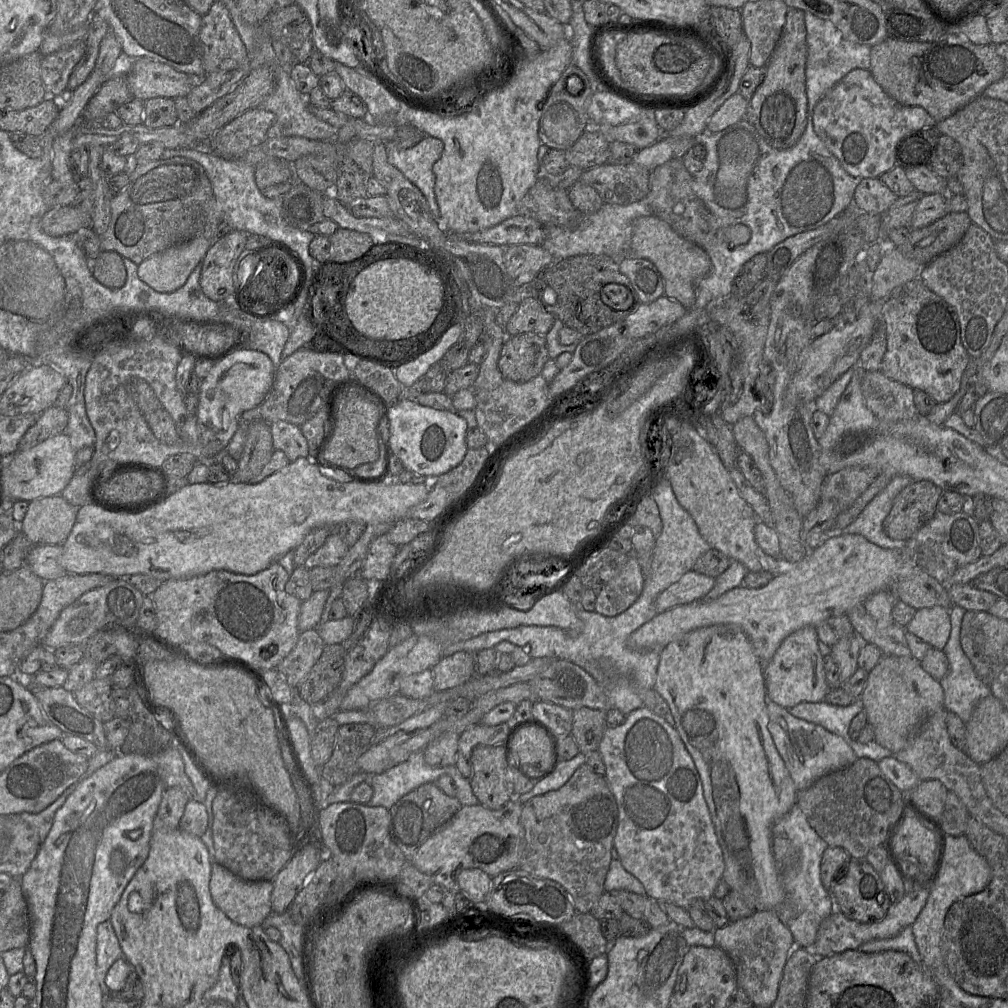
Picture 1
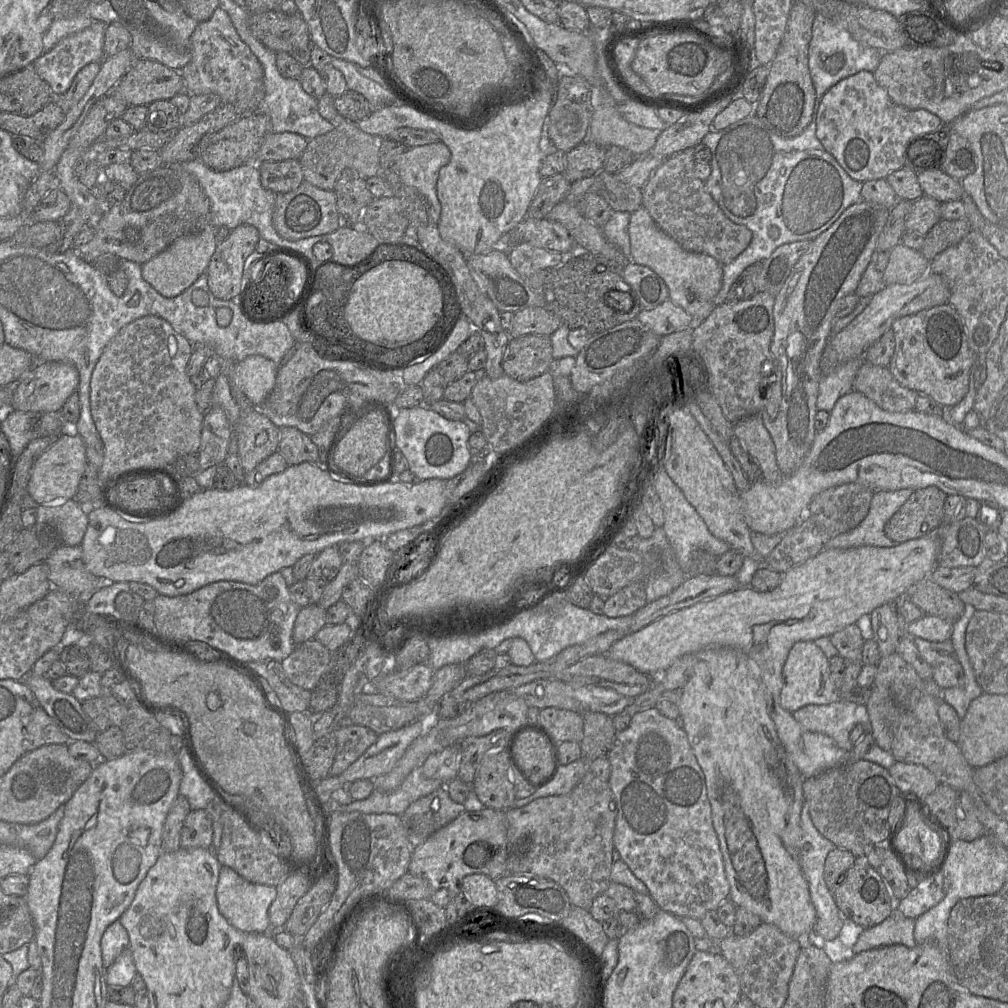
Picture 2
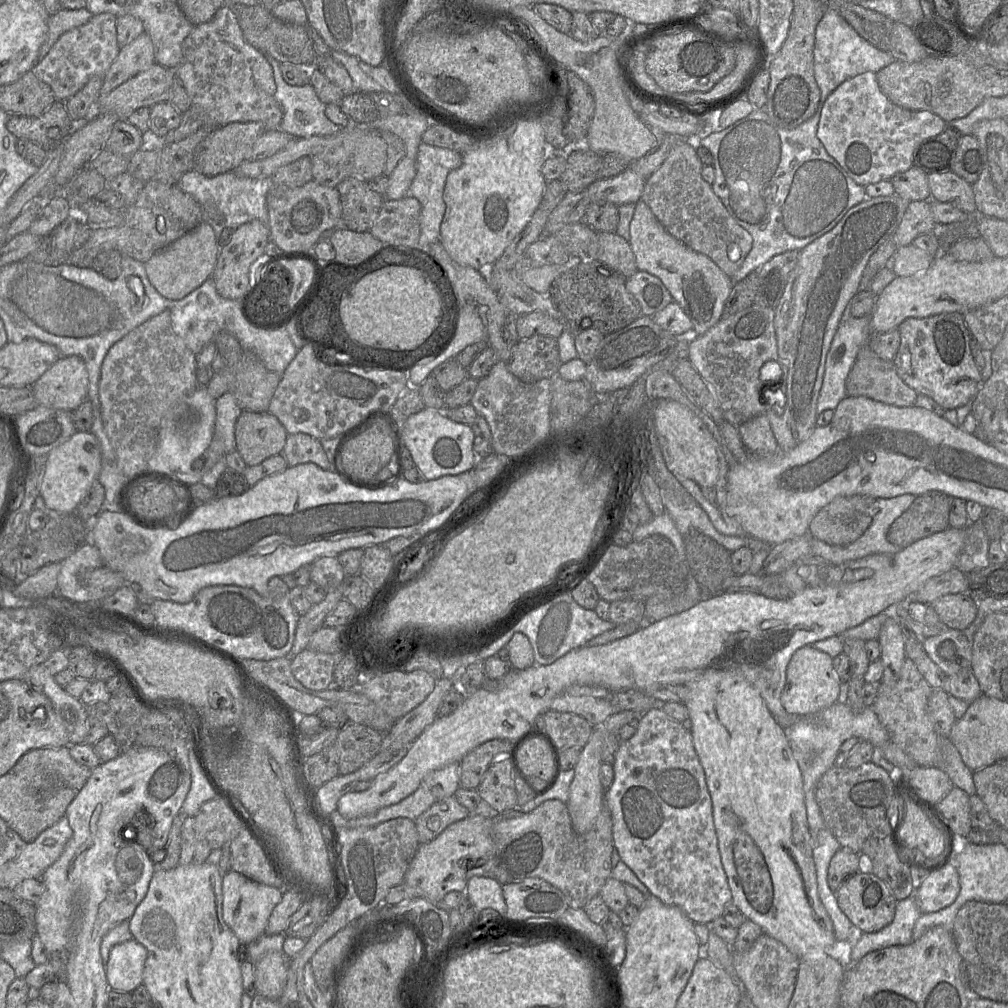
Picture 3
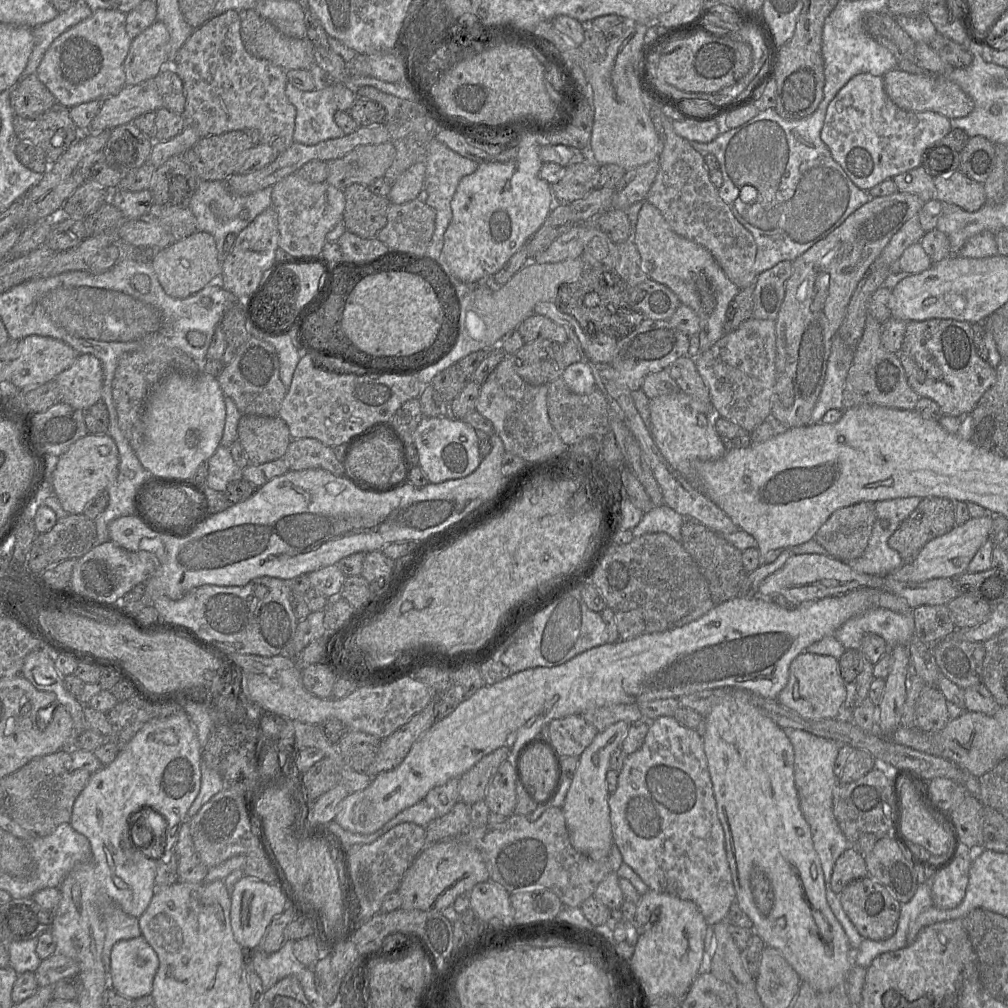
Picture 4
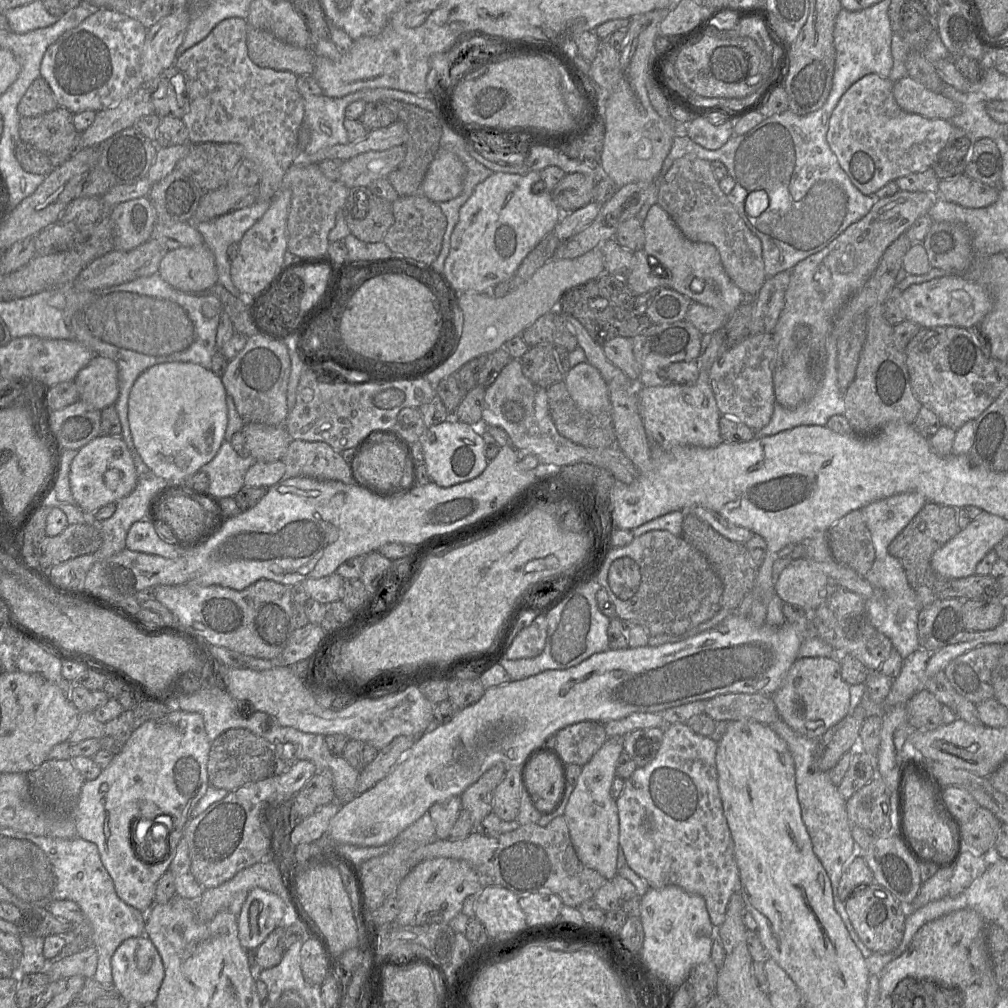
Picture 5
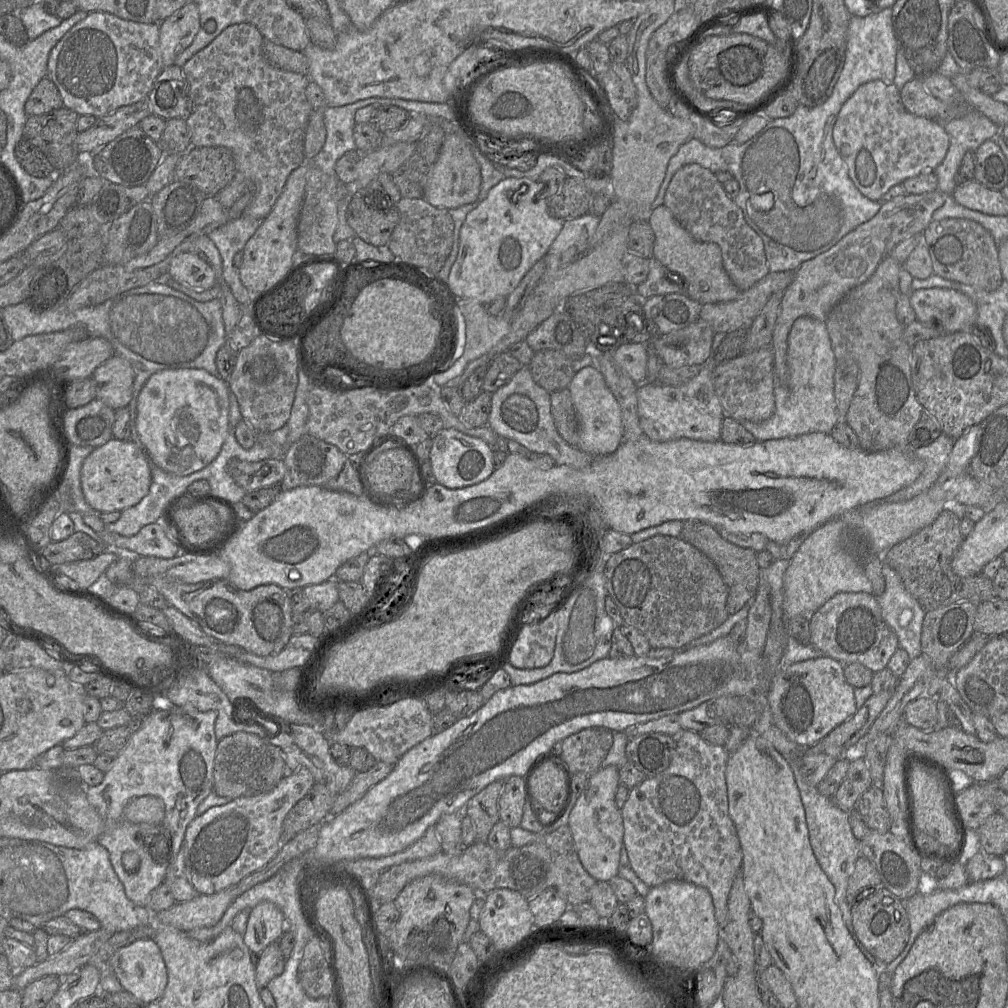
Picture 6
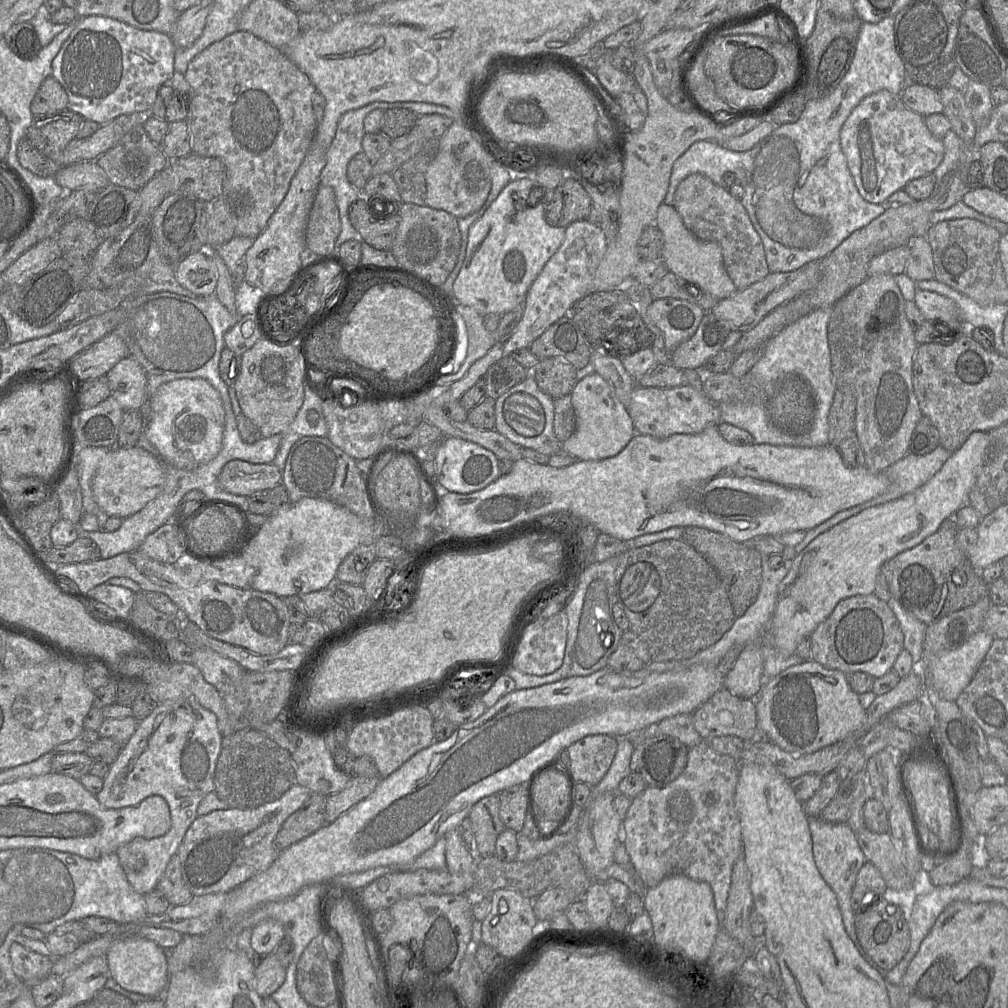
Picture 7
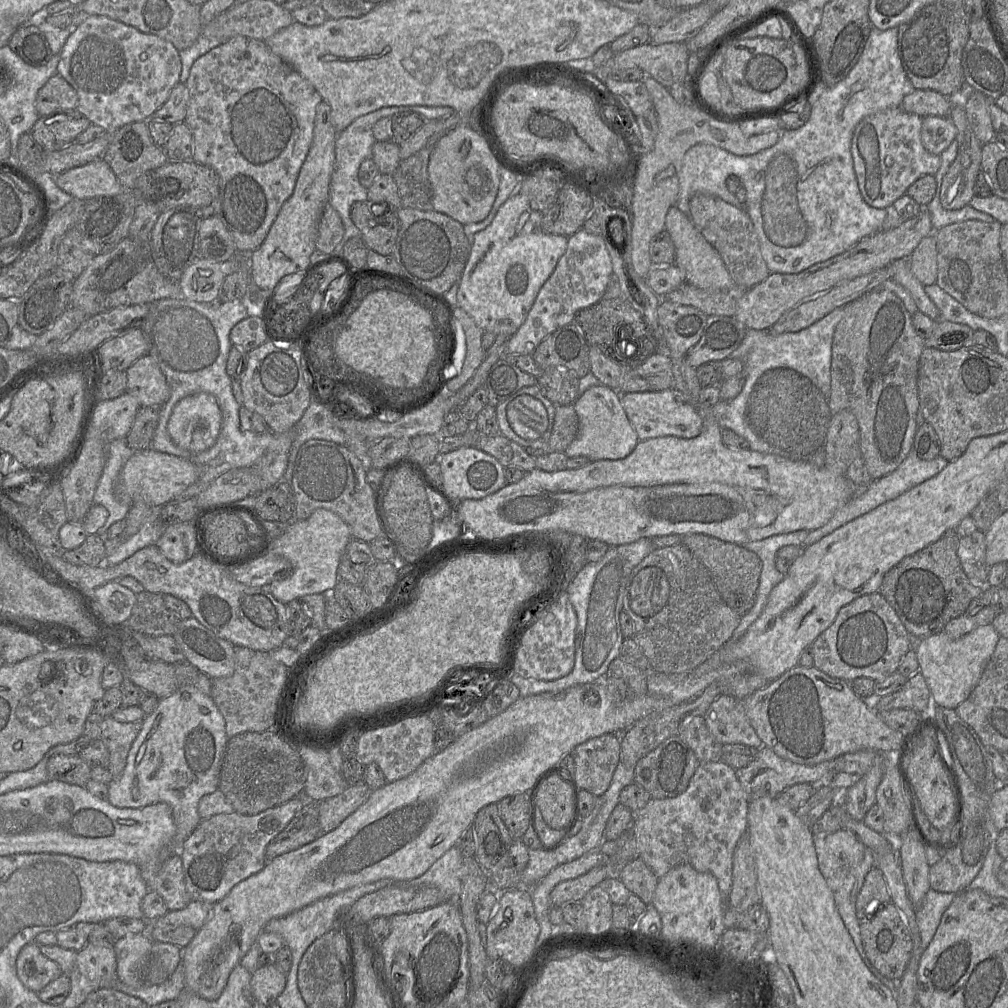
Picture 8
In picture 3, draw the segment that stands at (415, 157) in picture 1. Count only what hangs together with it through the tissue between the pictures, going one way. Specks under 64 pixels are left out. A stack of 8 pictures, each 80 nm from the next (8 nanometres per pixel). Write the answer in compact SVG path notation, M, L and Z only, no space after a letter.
M421 143L416 158L416 175L413 179L409 195L416 198L421 204L420 238L416 248L428 253L430 244L440 241L440 227L445 214L443 191L448 174L461 166L462 154L426 143Z

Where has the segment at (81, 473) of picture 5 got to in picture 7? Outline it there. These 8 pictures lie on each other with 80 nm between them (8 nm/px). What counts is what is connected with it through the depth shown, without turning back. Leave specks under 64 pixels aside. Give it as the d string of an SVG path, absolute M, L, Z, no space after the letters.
M138 446L110 448L101 461L92 482L92 493L99 508L106 514L119 518L129 517L140 511L163 489L165 482L165 464Z

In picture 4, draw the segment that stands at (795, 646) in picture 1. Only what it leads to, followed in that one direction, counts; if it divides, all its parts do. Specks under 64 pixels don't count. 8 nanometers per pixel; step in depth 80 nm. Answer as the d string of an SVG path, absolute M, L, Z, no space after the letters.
M802 652L791 663L787 685L777 701L803 718L837 718L846 699L845 681L839 673L838 660L833 656Z

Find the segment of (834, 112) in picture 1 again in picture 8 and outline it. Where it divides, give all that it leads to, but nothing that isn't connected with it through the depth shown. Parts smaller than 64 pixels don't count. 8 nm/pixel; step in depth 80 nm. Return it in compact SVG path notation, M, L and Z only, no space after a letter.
M902 108L887 109L868 115L856 126L851 153L860 192L874 208L889 208L906 194L916 180L934 175L941 165L941 156L929 153L921 142L922 117Z

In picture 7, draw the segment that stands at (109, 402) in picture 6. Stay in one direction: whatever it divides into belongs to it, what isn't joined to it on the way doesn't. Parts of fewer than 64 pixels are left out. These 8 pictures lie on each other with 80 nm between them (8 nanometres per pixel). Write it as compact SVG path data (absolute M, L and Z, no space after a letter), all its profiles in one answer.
M132 357L120 360L107 374L110 397L124 410L145 407L148 399L147 378L142 366Z

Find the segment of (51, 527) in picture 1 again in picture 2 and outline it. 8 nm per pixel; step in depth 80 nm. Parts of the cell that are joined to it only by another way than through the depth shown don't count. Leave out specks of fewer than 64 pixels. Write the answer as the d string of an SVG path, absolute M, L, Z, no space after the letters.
M75 499L57 506L39 505L36 525L55 526L64 545L80 545L88 525L88 513L92 509L81 507Z

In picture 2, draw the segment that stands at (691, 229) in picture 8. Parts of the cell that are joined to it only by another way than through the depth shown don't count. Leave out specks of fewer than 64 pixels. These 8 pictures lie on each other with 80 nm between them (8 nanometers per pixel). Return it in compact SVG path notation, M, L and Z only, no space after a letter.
M643 206L631 213L628 235L630 237L631 261L653 270L666 284L669 291L669 299L683 308L696 322L704 321L716 306L714 299L722 286L723 265L709 255L693 253L683 249L655 223Z

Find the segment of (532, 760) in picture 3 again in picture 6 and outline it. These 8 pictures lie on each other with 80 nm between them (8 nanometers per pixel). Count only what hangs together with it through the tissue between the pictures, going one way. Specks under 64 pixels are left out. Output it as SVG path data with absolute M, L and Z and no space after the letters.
M545 762L532 774L530 790L539 814L551 812L554 817L565 804L564 775L551 762Z

